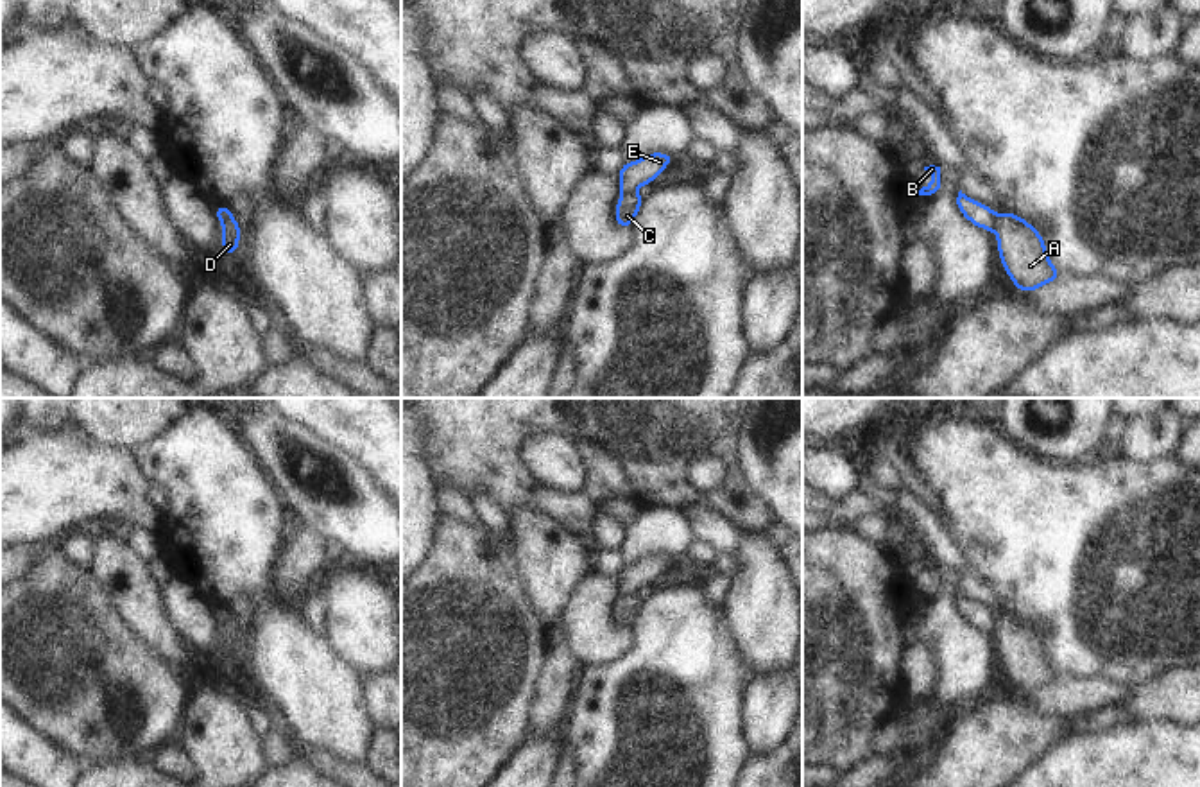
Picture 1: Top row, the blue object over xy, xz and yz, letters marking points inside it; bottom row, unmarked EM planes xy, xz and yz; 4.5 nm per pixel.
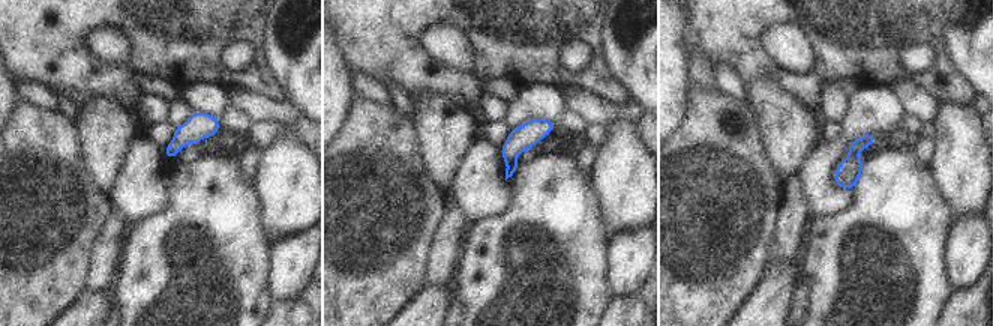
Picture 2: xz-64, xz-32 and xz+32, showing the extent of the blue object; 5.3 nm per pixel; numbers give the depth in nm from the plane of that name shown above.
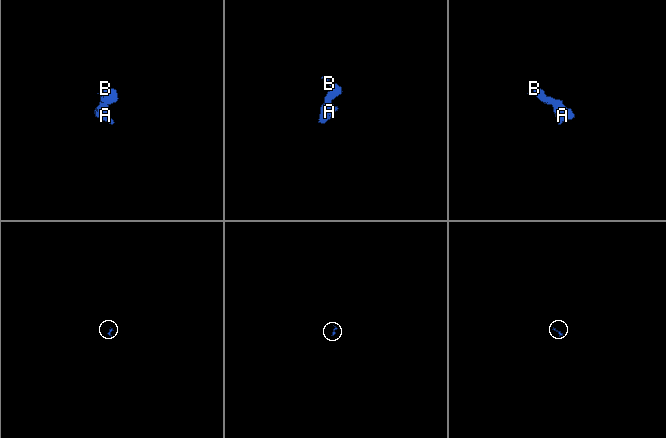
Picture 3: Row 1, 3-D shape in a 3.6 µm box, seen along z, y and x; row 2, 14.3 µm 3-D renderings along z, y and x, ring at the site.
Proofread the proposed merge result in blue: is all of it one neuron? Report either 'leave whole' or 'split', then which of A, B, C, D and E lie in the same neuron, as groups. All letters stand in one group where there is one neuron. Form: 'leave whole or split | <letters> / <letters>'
split | A C D / B E

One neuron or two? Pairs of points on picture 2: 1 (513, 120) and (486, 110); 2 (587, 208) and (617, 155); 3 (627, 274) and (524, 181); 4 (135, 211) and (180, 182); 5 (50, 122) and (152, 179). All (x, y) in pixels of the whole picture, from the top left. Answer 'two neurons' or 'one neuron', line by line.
1: two neurons
2: two neurons
3: two neurons
4: two neurons
5: two neurons

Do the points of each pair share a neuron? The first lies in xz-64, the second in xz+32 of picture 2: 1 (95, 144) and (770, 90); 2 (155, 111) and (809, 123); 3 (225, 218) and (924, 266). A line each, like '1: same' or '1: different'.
1: same
2: different
3: same

